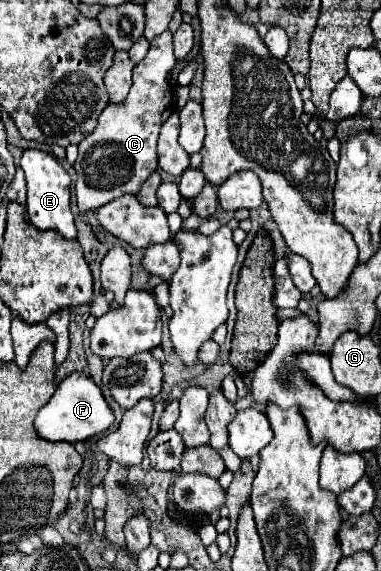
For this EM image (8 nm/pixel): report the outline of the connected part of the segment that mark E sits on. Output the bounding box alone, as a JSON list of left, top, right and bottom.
[20,149,76,239]

